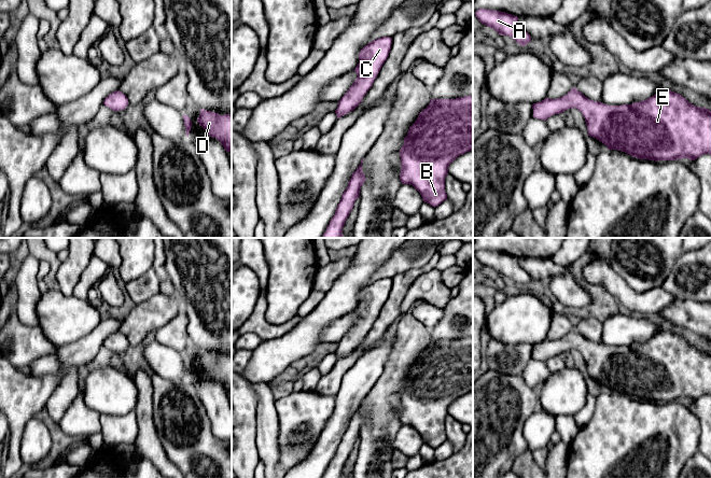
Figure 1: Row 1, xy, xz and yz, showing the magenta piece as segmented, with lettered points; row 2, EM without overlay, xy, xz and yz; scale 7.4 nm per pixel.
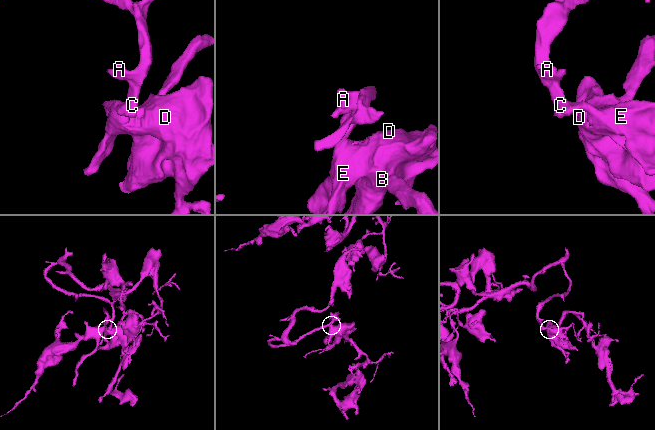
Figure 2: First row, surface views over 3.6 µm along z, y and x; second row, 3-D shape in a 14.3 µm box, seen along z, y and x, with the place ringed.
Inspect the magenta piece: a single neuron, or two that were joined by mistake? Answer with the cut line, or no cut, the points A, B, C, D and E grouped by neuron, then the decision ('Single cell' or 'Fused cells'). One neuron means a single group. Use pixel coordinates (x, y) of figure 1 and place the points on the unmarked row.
No split. Groups: A B C D E. Single cell

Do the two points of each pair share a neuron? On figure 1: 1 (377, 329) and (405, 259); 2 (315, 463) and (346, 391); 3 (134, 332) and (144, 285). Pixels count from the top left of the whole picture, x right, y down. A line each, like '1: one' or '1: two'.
1: two
2: one
3: two

